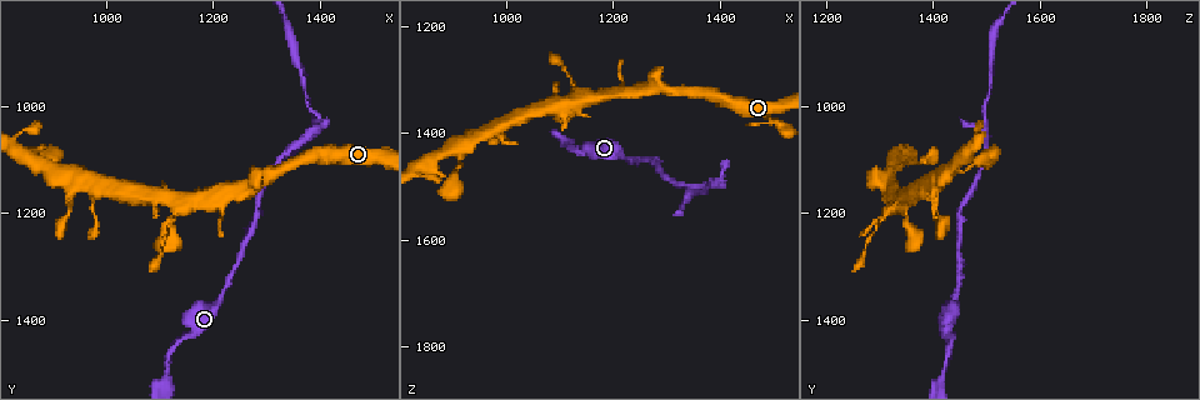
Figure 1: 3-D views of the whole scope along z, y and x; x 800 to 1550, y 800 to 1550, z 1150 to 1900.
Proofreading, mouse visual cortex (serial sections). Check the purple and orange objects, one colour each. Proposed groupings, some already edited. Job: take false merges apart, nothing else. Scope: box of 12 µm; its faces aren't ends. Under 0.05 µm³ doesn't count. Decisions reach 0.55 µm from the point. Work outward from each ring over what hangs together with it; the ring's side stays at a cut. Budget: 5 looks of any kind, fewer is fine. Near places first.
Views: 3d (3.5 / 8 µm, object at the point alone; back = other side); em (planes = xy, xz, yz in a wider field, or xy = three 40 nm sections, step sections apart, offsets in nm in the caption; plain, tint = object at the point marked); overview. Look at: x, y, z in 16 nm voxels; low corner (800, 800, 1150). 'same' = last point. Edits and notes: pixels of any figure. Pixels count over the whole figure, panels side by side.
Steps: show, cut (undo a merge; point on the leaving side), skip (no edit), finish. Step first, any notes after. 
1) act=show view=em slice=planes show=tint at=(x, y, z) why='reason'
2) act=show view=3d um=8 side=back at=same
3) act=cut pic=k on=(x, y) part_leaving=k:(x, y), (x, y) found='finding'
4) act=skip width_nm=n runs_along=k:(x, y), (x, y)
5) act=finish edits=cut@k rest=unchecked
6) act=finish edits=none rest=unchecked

act=show view=3d um=3.5 at=(1400, 1040, 1500) why='sharp bend'

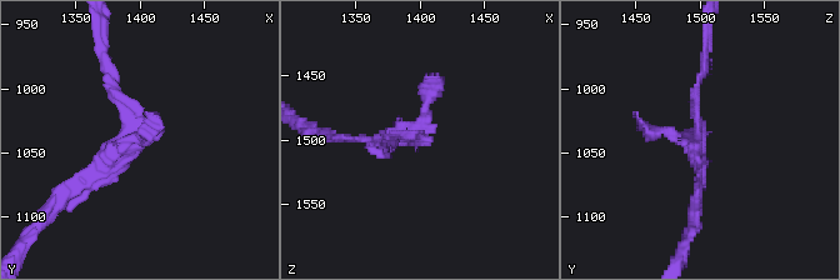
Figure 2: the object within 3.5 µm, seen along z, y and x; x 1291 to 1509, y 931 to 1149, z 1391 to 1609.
act=show view=em slice=xy step=1 show=plain at=(1396, 1038, 1496) why='shape alone is not enough'

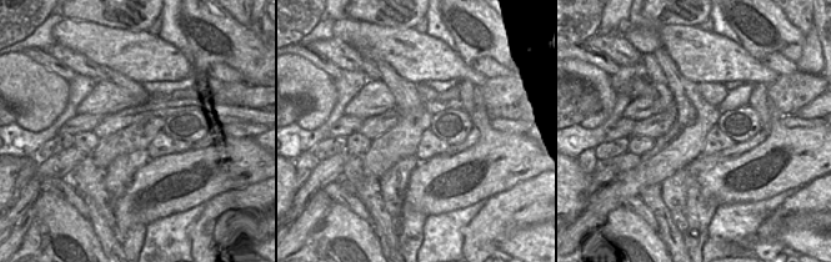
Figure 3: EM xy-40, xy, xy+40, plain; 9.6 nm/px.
act=show view=em slice=xy step=1 show=tint at=same

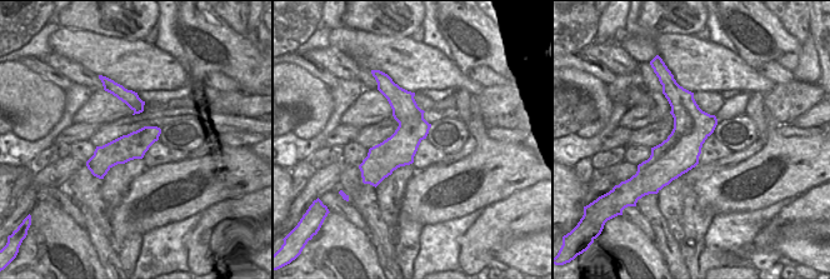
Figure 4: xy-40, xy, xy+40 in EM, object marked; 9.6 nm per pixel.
act=skip runs_along=4:(393, 90), (404, 140), (376, 179) found='one cell here'

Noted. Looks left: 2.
act=show view=3d um=3.5 at=(930, 1195, 1405) why='thin neck'

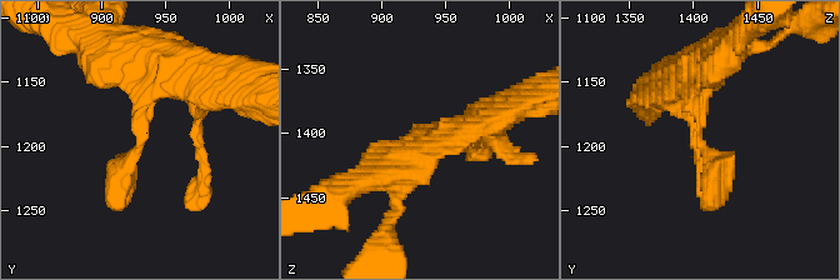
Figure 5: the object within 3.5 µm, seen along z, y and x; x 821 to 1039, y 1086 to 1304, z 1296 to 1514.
act=show view=em slice=planes show=tint at=(932, 1194, 1408) why='now the EM'

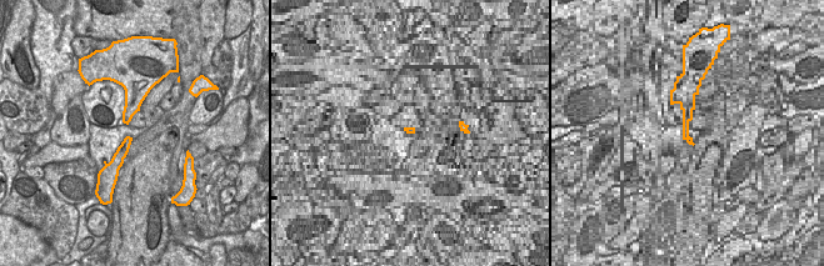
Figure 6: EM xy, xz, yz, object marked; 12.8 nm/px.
act=skip runs_along=5:(175, 74), (148, 89), (118, 208) found='all the same cell'

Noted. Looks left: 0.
act=finish edits=none rest=unchecked

